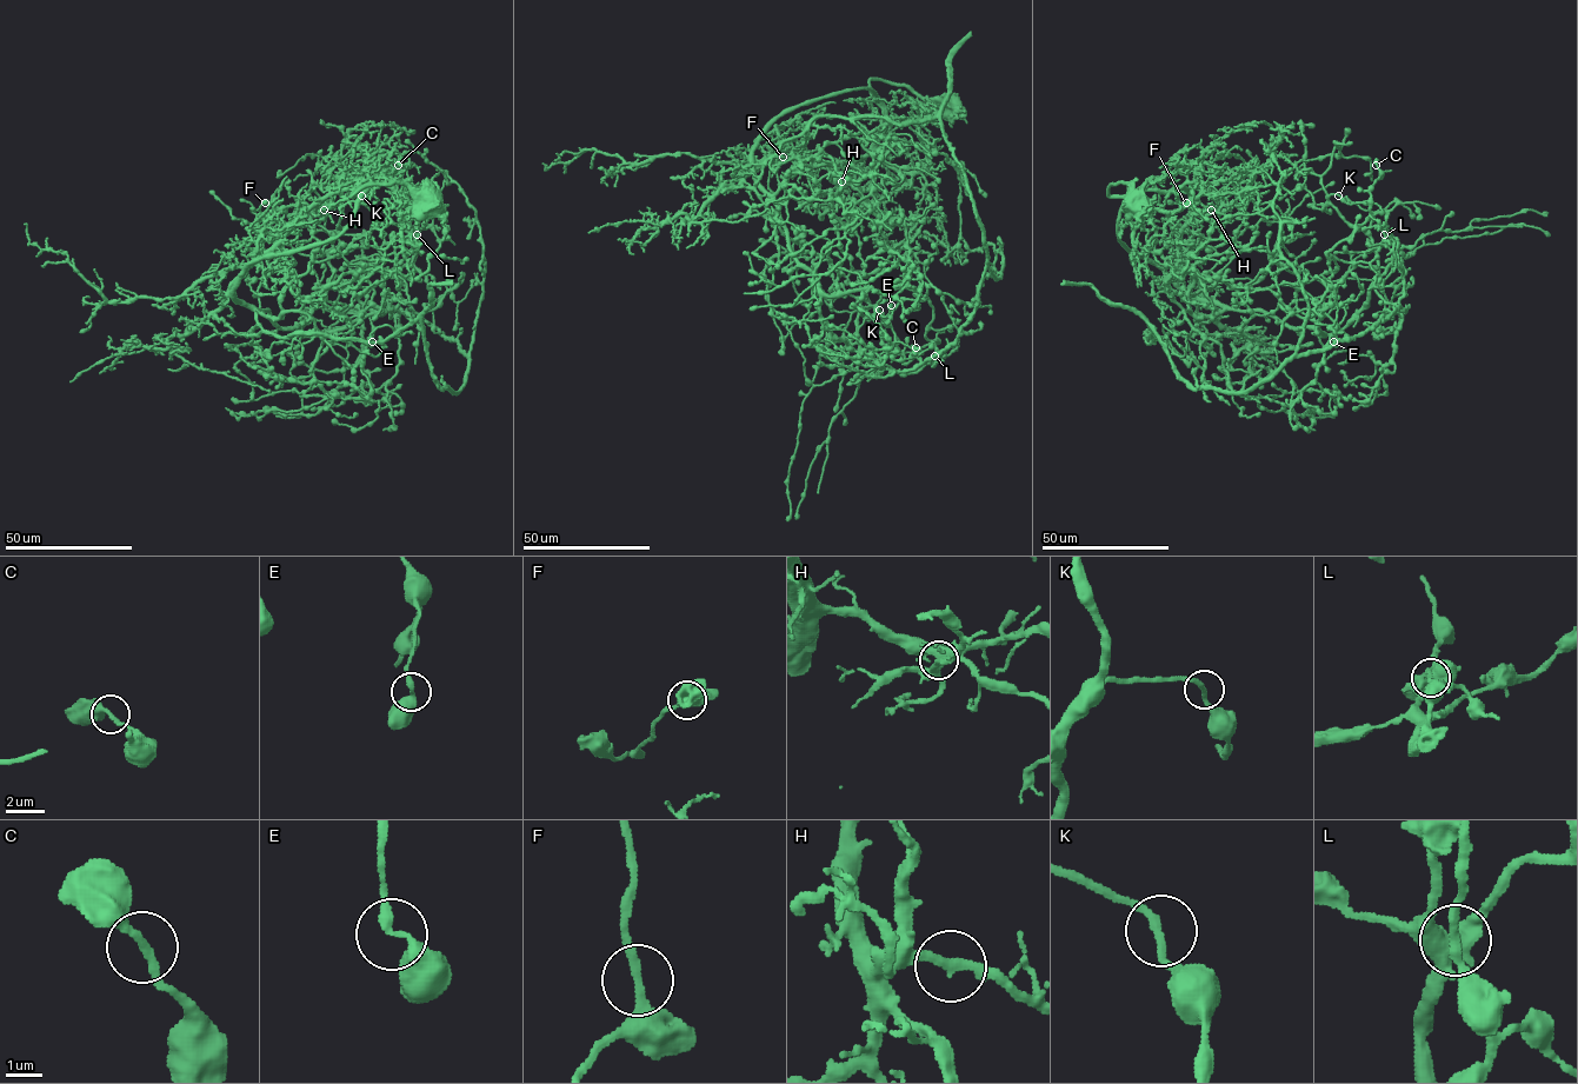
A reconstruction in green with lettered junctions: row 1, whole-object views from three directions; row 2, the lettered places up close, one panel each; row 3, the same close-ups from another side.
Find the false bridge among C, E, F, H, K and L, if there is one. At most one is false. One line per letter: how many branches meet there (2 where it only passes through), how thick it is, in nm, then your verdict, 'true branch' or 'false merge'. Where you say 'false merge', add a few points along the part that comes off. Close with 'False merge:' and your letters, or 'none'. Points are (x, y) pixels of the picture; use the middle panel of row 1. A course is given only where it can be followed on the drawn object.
C: 2 branches meet; 260 nm thick; true branch
E: 2 branches meet; 260 nm thick; true branch
F: 2 branches meet; 260 nm thick; true branch
H: 2 branches meet; 240 nm thick; true branch
K: 2 branches meet; 240 nm thick; true branch
L: 2 branches meet; 240 nm thick; false merge; foreign part runs (934, 356), (903, 374), (954, 340), (986, 264), (938, 117), (817, 117), (756, 186), (777, 233)
False merge: L

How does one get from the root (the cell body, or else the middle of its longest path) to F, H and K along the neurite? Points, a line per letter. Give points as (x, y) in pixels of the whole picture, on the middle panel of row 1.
F: (951, 105), (871, 79), (877, 101), (786, 108), (754, 179), (773, 194), (826, 164), (821, 214), (783, 157)
H: (951, 105), (871, 79), (871, 97), (883, 111), (879, 140), (836, 167), (834, 179), (841, 181)
K: (951, 105), (871, 79), (877, 101), (787, 108), (752, 151), (830, 333), (851, 350), (860, 300), (879, 310)

